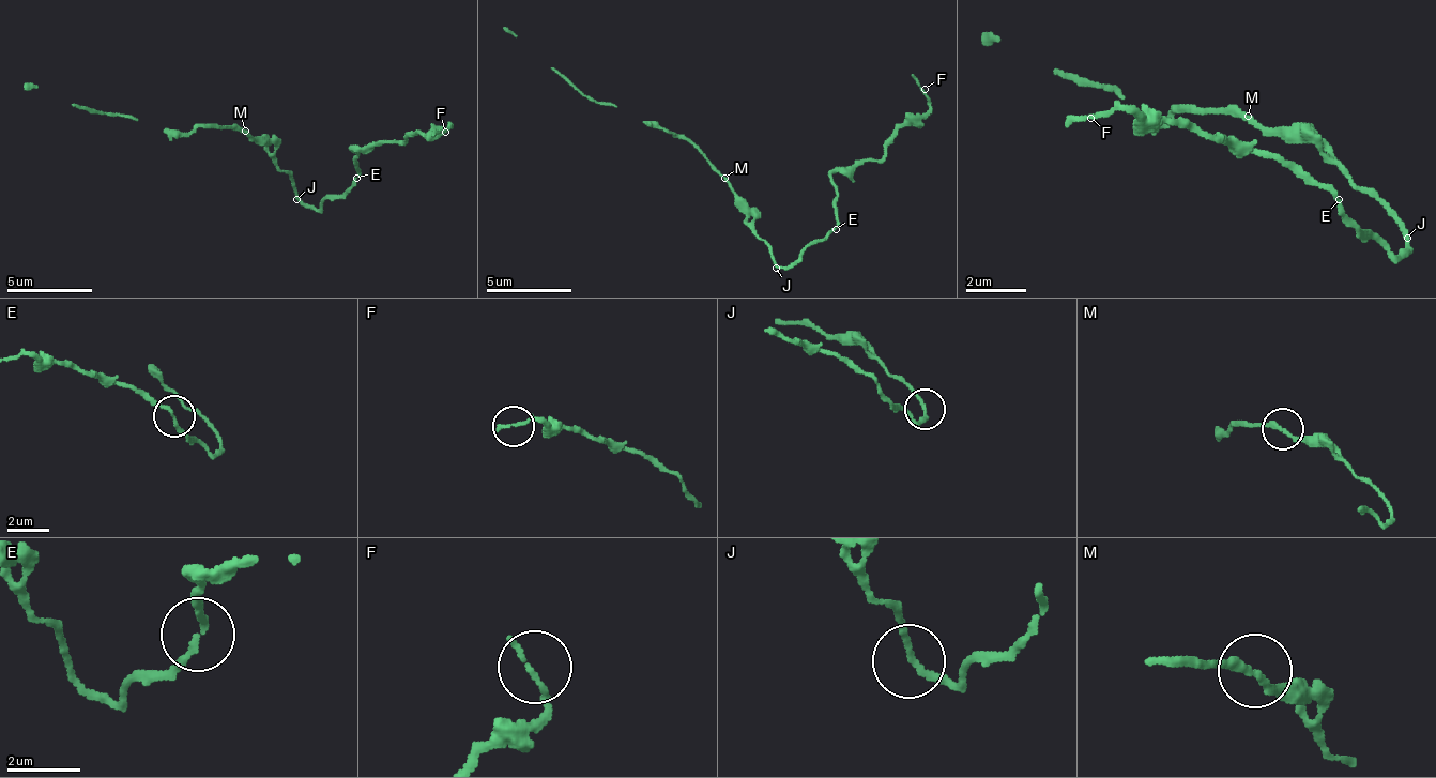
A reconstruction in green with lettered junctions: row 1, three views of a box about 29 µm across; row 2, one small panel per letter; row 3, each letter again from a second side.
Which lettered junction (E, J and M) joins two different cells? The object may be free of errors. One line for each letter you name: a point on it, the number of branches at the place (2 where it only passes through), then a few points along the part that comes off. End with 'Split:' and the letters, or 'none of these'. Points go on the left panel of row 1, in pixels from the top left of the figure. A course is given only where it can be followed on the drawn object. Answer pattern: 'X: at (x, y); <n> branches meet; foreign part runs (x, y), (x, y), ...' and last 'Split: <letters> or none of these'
E: at (356, 178); 2 branches meet; foreign part runs (355, 179), (360, 145), (398, 145), (411, 136), (441, 136), (449, 127), (432, 136)
Split: E

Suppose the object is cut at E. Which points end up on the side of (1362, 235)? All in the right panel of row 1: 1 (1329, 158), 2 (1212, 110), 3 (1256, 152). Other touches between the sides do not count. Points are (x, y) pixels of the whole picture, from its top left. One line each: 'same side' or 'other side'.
1: same side
2: same side
3: other side

